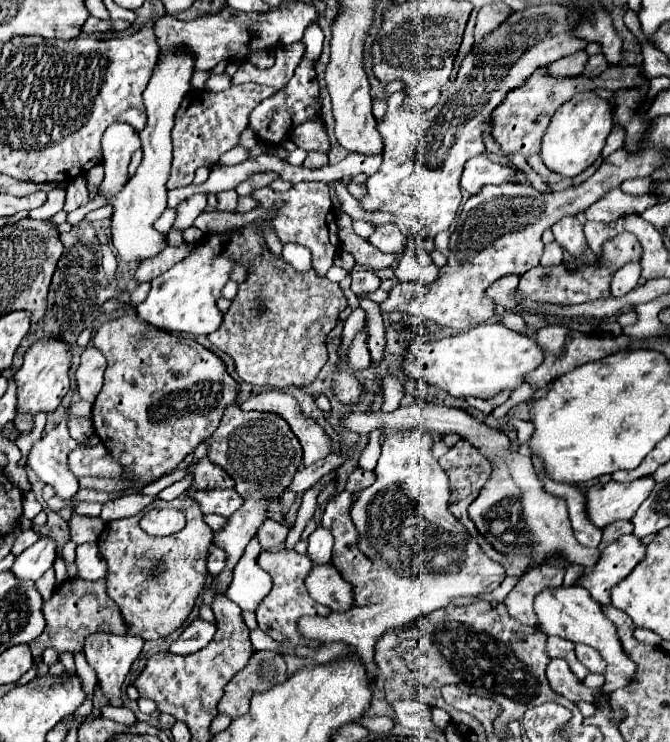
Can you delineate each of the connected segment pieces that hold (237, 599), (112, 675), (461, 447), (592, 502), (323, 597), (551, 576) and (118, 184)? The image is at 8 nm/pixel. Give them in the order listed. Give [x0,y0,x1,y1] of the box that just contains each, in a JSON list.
[[226,539,272,611],[84,633,144,707],[438,441,490,537],[586,477,652,529],[306,563,354,613],[504,565,564,625],[102,123,140,199]]

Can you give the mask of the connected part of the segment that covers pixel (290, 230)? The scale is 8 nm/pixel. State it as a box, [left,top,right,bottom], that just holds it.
[252,181,340,275]

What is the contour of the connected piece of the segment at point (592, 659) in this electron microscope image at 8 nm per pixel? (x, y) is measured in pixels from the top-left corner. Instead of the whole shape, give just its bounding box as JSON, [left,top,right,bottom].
[574,643,606,673]

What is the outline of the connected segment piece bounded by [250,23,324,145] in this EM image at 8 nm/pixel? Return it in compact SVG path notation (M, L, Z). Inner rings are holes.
M314 23L314 27L306 29L306 35L302 39L302 43L306 45L306 55L302 59L302 63L296 67L294 77L288 81L288 85L284 89L280 89L274 97L262 101L252 113L250 113L250 127L252 131L258 135L260 141L268 141L274 145L282 145L284 141L290 139L292 129L314 119L316 115L320 115L322 111L322 99L320 99L320 85L316 81L316 71L314 71L314 59L320 57L322 53L322 43L324 43L324 33L322 29ZM260 127L260 129L254 129Z

